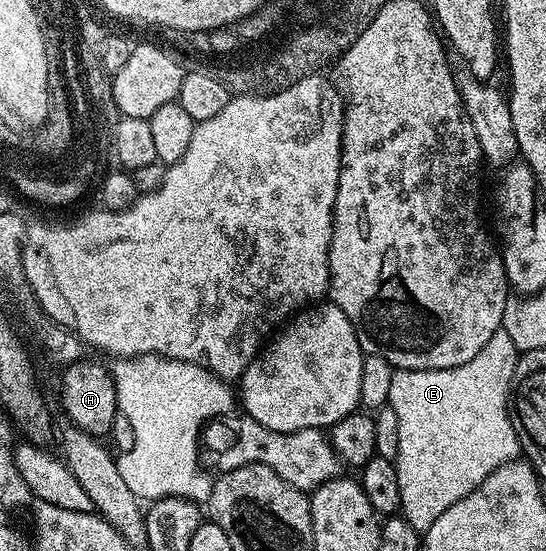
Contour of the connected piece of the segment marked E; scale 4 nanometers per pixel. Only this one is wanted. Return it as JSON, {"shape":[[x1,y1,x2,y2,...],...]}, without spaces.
{"shape":[[498,328,481,346,477,358,469,358,456,368,404,368,396,371,393,383,389,385,387,404,397,414,397,458,394,460,397,470,397,483,401,486,399,503,403,519,420,534,429,530,433,522,453,502,461,502,465,494,477,490,493,470,505,466,511,460,518,460,521,449,517,434,513,434,511,418,507,415,507,395,511,393,513,370,520,357,519,351,505,330]]}

